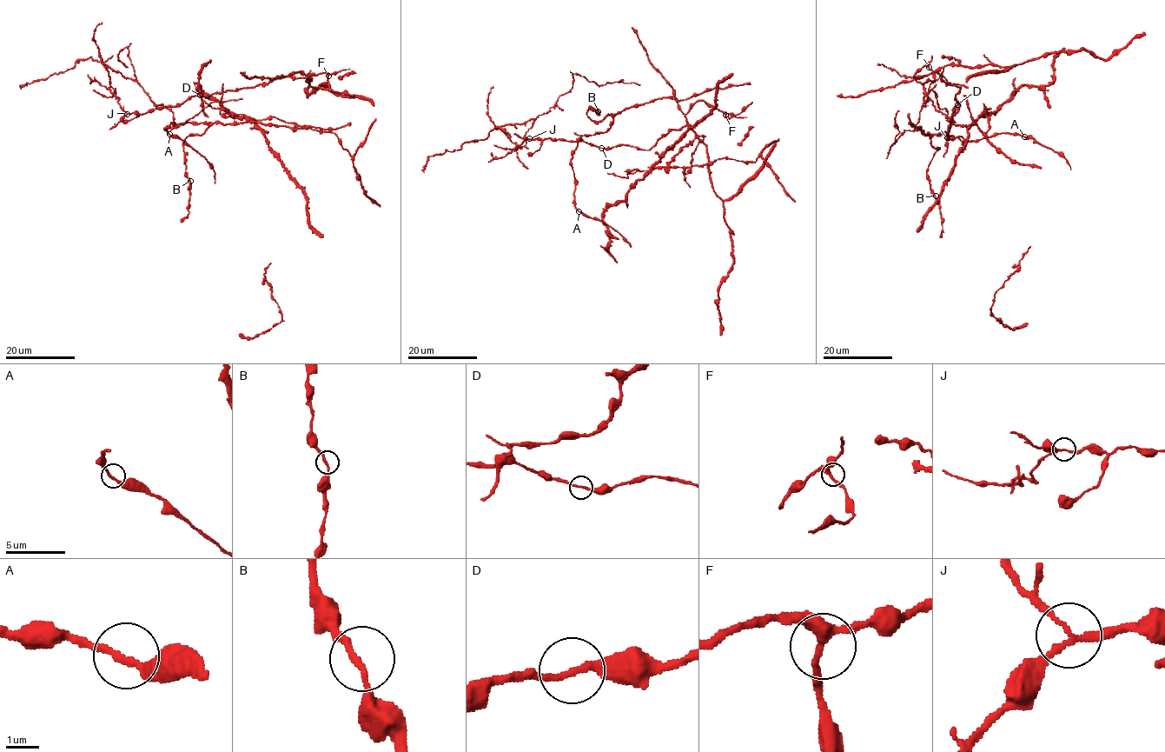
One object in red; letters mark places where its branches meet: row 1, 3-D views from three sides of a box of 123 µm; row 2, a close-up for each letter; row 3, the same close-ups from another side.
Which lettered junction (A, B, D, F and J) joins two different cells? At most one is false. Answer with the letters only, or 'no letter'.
J

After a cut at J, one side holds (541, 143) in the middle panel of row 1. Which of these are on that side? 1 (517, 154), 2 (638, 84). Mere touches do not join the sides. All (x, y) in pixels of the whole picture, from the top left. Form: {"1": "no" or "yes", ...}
{"1": "no", "2": "no"}

